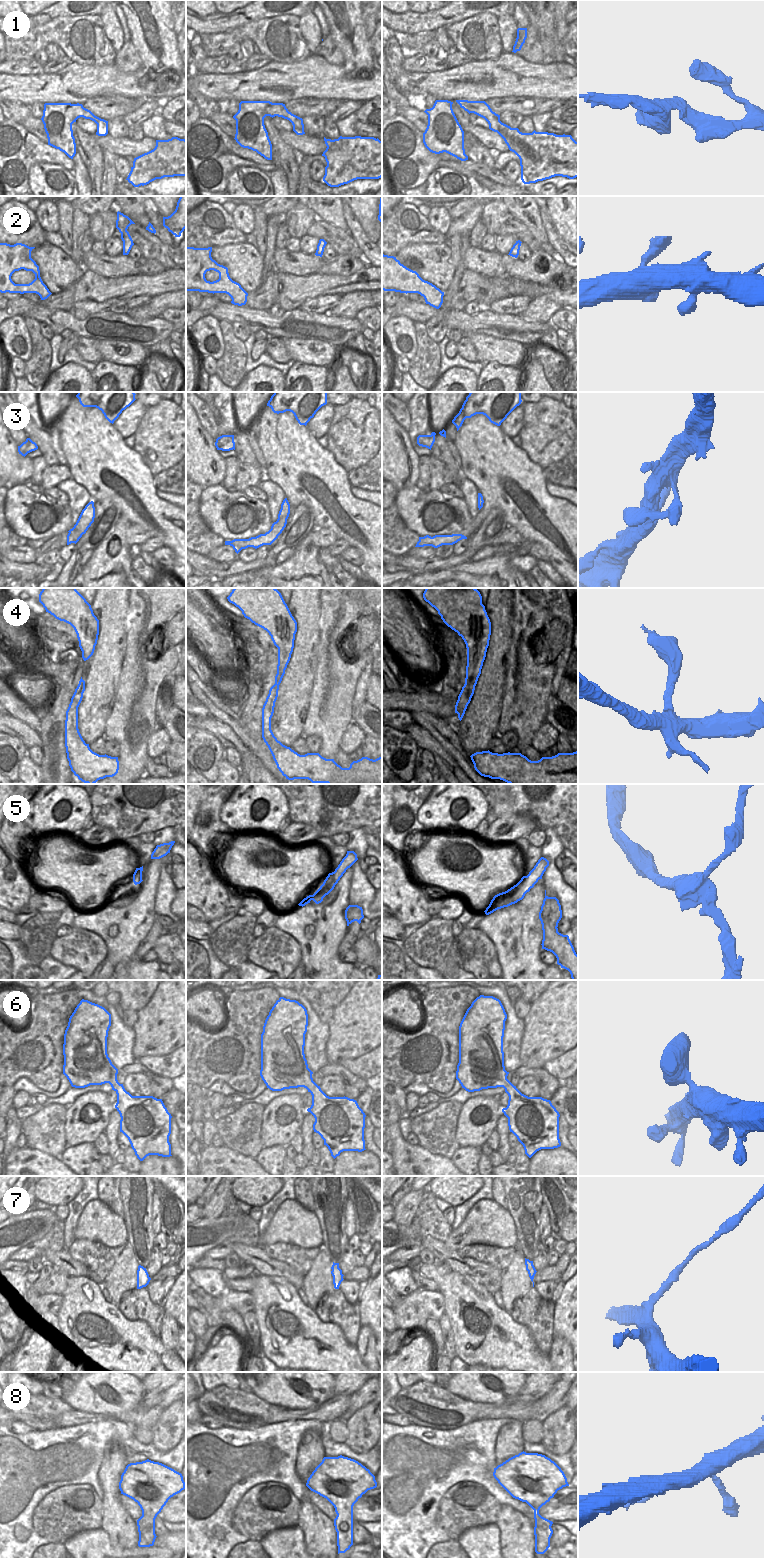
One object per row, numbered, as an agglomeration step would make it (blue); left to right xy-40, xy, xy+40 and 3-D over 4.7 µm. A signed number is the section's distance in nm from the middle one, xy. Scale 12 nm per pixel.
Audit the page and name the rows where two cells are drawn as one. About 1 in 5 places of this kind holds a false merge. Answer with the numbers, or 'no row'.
5, 7

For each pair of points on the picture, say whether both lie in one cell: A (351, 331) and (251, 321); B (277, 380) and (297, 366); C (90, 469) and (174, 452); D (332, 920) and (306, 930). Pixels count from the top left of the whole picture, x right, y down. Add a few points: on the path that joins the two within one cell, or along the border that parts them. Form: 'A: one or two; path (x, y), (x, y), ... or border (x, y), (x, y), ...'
A: one; path (326, 329), (282, 330), (276, 326)
B: two; border (284, 375), (285, 381)
C: two; border (132, 449), (141, 457), (152, 475)
D: one; path (326, 922), (321, 927), (312, 927)

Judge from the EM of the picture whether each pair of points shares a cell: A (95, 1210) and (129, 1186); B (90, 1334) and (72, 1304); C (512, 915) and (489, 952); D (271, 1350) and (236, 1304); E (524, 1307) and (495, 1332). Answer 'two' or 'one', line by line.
A: two
B: one
C: two
D: two
E: two

